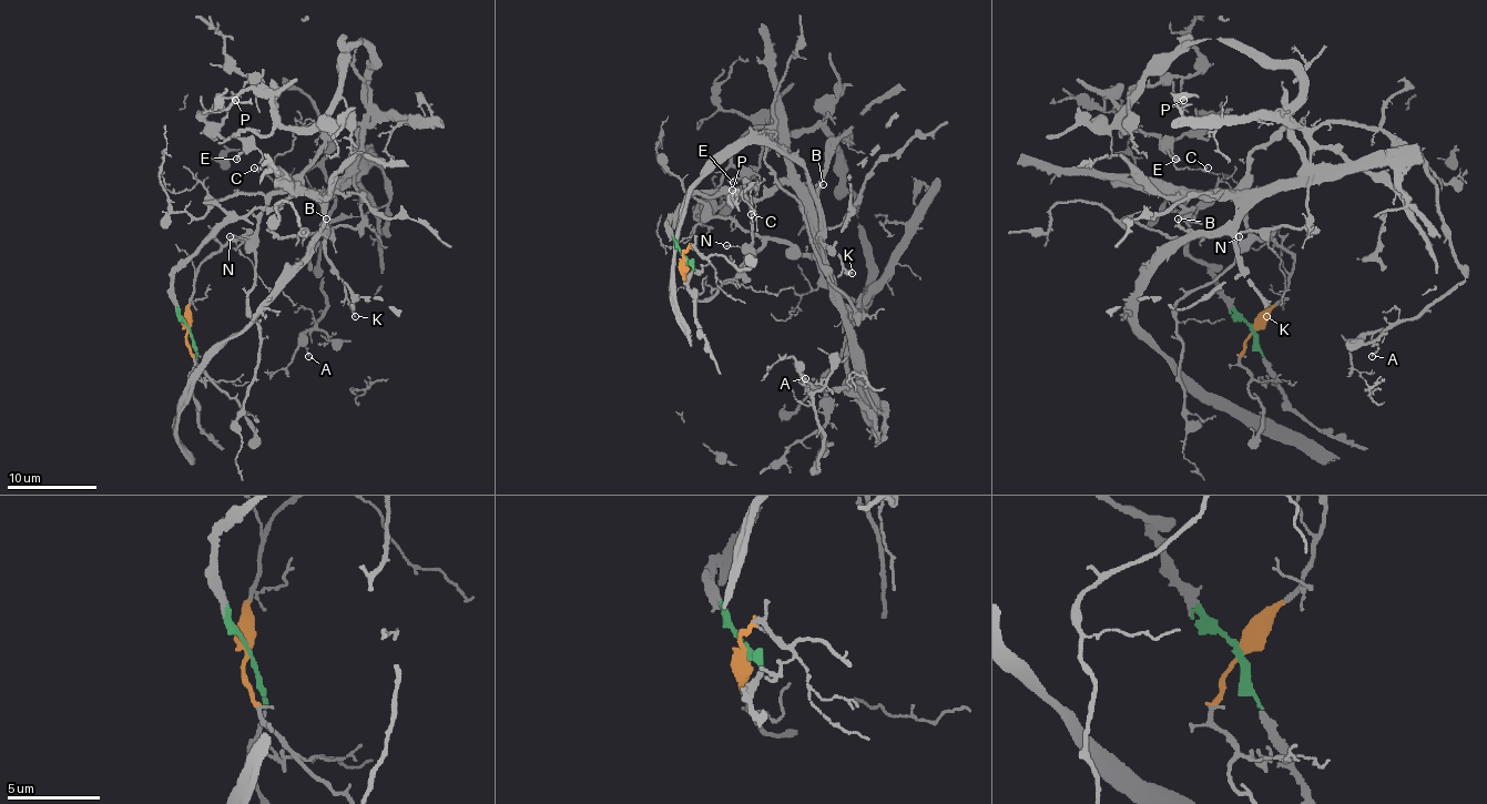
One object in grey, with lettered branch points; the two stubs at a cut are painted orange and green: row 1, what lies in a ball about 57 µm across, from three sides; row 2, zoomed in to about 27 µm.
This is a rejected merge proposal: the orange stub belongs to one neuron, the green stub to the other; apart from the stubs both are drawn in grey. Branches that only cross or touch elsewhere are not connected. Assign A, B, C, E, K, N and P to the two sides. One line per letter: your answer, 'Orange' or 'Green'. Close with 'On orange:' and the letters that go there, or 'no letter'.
A: Orange
B: Green
C: Orange
E: Orange
K: Green
N: Orange
P: Orange
On orange: A, C, E, N, P

